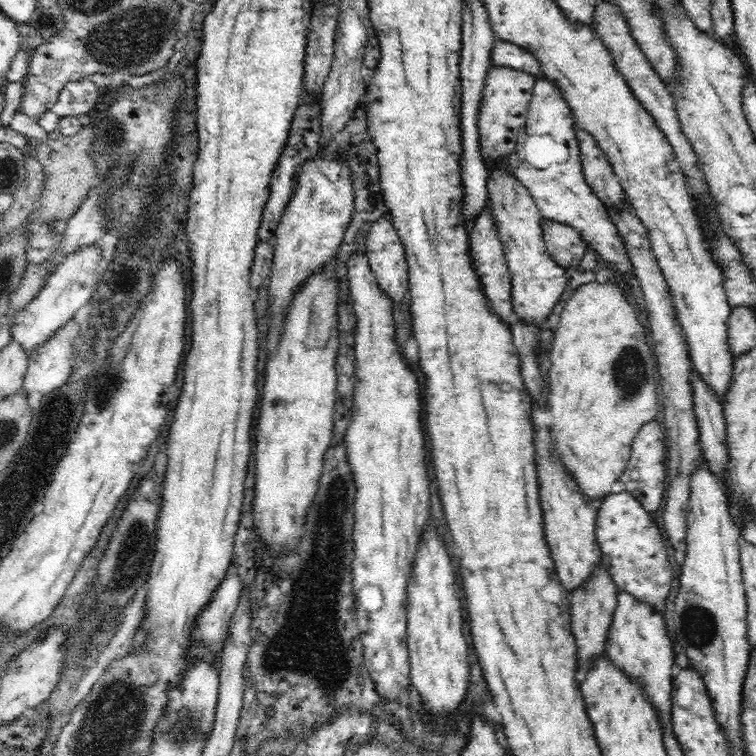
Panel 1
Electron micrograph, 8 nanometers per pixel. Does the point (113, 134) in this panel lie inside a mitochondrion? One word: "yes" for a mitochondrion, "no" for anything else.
yes

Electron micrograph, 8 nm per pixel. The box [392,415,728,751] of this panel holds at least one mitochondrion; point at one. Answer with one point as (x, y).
(698, 625)

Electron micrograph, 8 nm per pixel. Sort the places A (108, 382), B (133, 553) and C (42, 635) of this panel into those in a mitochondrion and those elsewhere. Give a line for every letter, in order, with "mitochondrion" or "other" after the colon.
A: mitochondrion
B: mitochondrion
C: other

